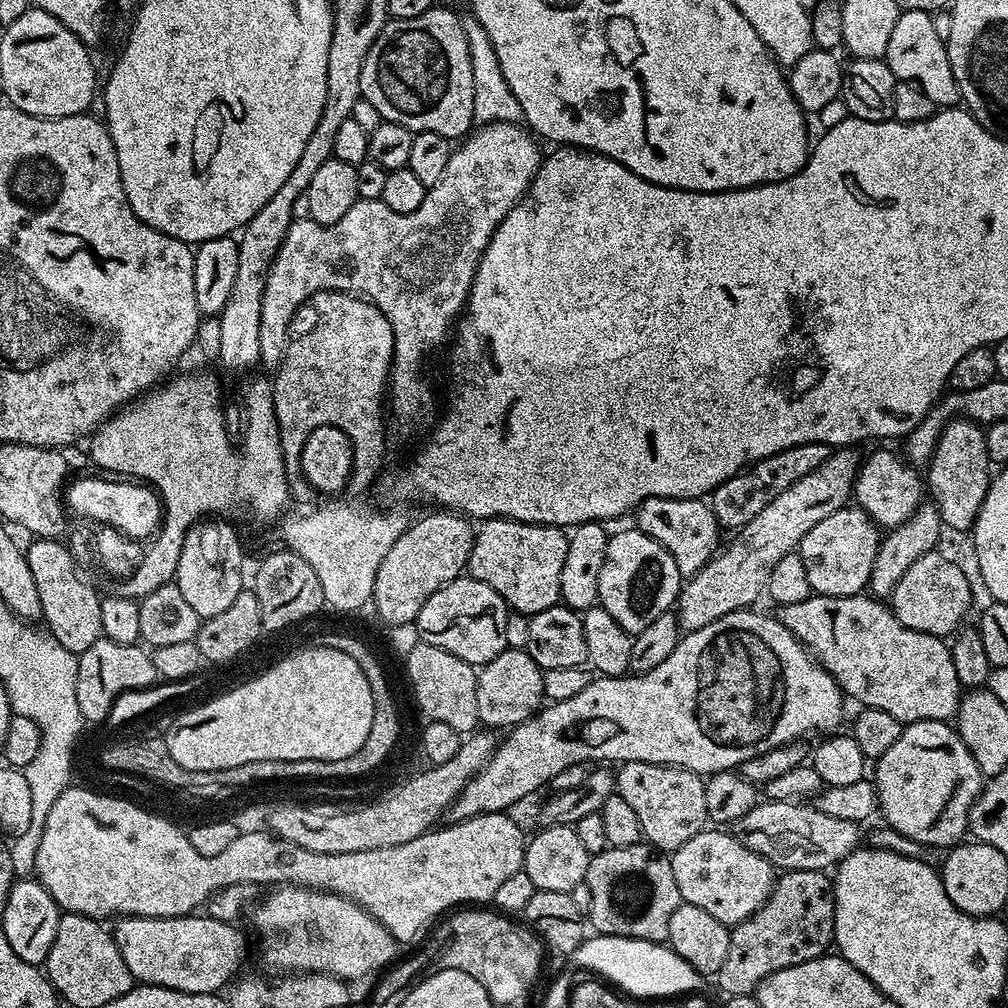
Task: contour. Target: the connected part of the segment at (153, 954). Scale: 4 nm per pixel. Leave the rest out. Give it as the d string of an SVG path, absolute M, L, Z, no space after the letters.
M207 914L126 916L111 929L133 981L190 994L213 994L239 970L248 956L248 940L235 923Z

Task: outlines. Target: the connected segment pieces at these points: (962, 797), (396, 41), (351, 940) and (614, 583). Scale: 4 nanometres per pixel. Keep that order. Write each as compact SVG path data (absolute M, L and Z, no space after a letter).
M919 720L903 725L898 742L894 742L894 746L890 746L890 750L886 750L886 754L882 754L875 764L874 783L878 812L881 817L884 815L891 831L923 844L928 850L948 850L965 839L968 815L972 804L980 797L980 790L986 780L978 770L978 762L974 762L974 754L970 754L966 742L962 742L951 723L942 720Z
M434 6L418 18L389 19L378 34L374 46L362 62L361 97L368 99L378 110L383 121L406 126L412 133L433 132L453 142L467 137L473 131L474 72L471 69L470 46L463 33L461 17L448 8Z
M280 886L269 892L272 893L255 905L251 916L257 934L264 939L260 956L270 967L277 968L277 973L326 972L353 982L379 968L387 969L397 959L397 941L352 900L333 892L295 886Z
M629 526L625 532L613 531L609 535L606 562L602 562L602 574L598 578L598 604L599 607L610 610L614 622L618 622L622 630L633 634L646 630L650 622L657 620L677 603L681 587L682 577L678 566L674 566L674 558L670 558L668 551L654 538L642 534L635 526Z

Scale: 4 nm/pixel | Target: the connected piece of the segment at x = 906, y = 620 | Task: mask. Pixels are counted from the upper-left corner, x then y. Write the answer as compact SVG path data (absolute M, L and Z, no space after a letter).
M942 552L922 554L922 558L902 574L902 582L898 582L892 591L890 607L902 626L922 634L948 638L965 623L964 615L972 604L972 584L967 574Z

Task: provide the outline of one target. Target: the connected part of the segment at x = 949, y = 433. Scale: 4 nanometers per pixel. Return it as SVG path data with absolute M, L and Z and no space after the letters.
M957 418L945 424L942 434L938 438L936 448L932 451L932 458L926 465L926 484L930 489L931 503L935 504L940 523L945 529L953 528L956 532L967 533L978 518L978 510L982 510L982 502L986 498L986 490L990 483L990 461L986 450L985 429L974 420Z

